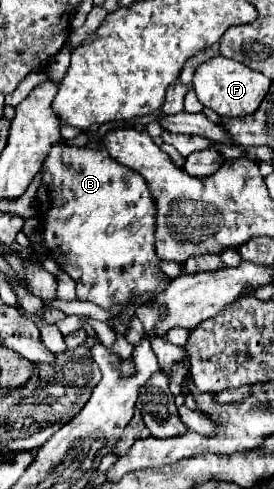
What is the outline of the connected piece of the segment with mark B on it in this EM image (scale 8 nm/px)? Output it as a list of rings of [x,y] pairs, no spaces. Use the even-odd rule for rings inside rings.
[[[56,142],[46,160],[42,162],[42,182],[36,192],[39,215],[44,215],[46,231],[43,241],[50,256],[58,260],[60,268],[70,274],[78,286],[76,296],[80,300],[90,300],[104,310],[112,310],[120,306],[120,314],[116,314],[116,344],[110,351],[122,358],[122,374],[132,374],[134,366],[130,362],[132,344],[126,342],[124,330],[132,318],[136,318],[136,298],[148,294],[150,300],[156,300],[160,292],[166,290],[170,278],[160,270],[160,258],[156,258],[154,238],[156,238],[156,206],[152,202],[152,192],[148,190],[148,182],[140,178],[134,170],[120,166],[108,158],[108,150],[94,150],[86,146],[72,146],[66,142]]]

